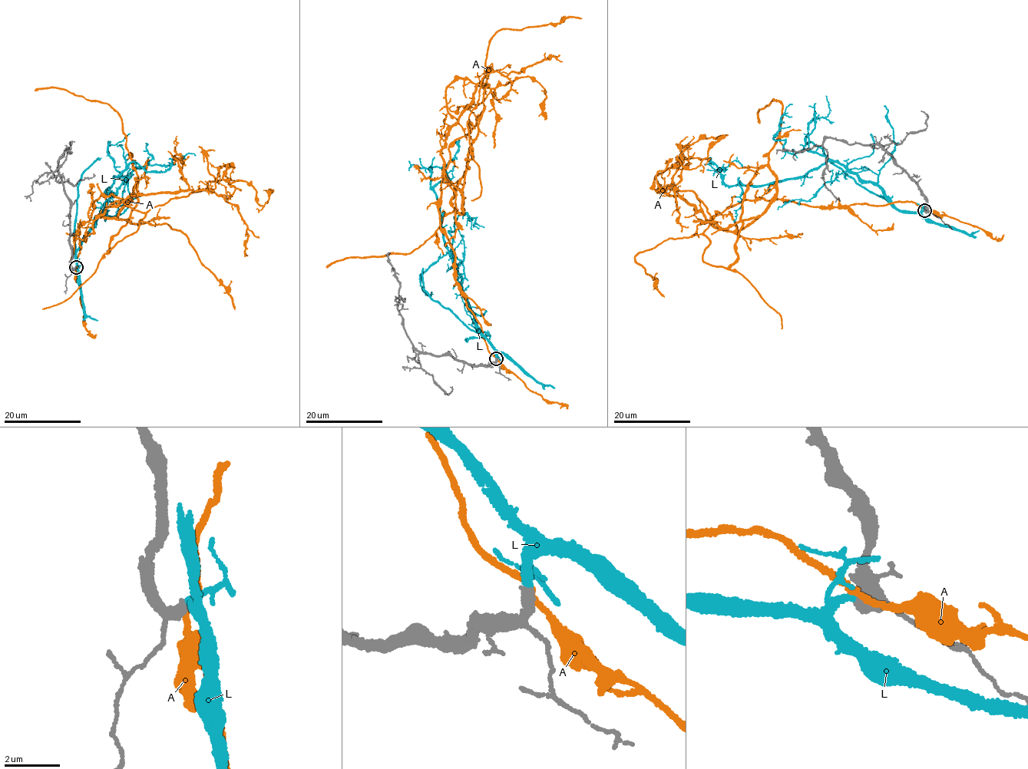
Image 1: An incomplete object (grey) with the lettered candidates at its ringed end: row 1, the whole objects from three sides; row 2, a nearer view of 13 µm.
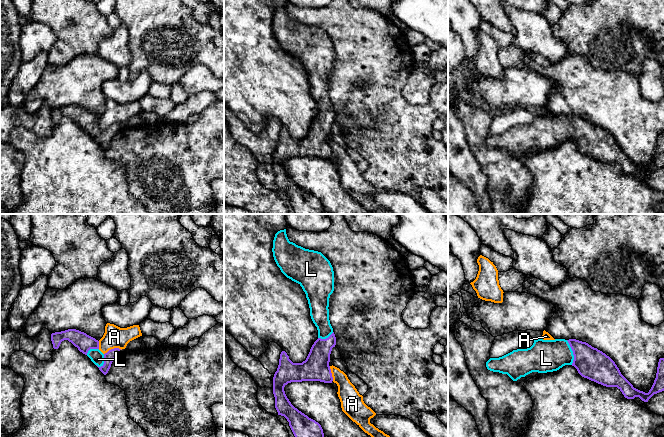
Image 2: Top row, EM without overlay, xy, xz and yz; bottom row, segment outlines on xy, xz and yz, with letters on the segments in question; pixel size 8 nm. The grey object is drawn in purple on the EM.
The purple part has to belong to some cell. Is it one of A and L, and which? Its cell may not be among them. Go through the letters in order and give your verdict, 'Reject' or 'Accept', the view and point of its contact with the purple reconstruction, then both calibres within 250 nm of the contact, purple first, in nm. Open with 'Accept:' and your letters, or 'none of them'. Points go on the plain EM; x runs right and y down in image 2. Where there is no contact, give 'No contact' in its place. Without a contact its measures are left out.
Accept: L
A: Reject. Touches purple at xy (112, 125). Thickness 90 nm (purple) against 180 nm
L: Accept. Touches purple at yz (573, 128). Thickness 260 nm (purple) against 260 nm

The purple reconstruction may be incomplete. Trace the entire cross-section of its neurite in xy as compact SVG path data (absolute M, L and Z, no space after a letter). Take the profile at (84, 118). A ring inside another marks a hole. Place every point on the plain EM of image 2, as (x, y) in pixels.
M68 105L51 110L51 117L54 125L58 125L61 118L68 116L80 128L87 131L91 137L106 151L114 135L119 131L121 125L114 124L103 130L99 126L99 117L76 105Z

